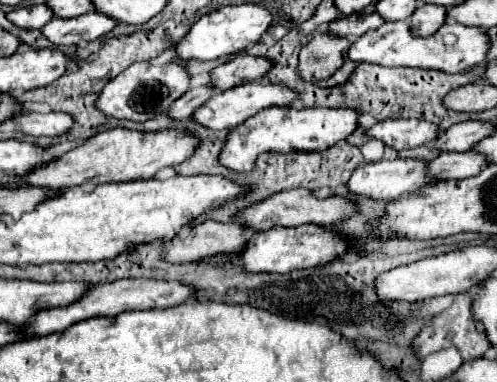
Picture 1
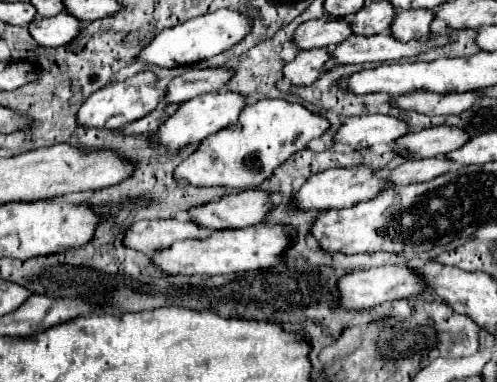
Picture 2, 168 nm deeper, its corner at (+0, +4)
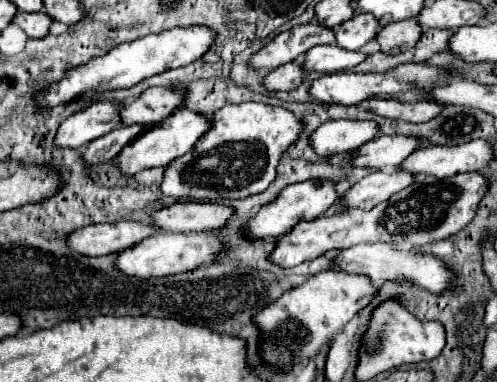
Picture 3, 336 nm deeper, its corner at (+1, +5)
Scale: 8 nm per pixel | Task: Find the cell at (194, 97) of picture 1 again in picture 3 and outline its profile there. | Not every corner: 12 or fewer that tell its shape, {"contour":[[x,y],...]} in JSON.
{"contour":[[147,124],[119,126],[89,142],[83,150],[87,164],[115,158]]}

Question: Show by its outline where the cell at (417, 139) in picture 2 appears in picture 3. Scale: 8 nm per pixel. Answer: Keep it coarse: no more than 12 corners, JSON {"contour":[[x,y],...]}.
{"contour":[[379,136],[361,146],[355,166],[399,168],[421,148],[417,136]]}

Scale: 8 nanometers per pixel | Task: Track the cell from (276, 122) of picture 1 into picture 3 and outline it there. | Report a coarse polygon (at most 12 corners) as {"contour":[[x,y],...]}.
{"contour":[[261,102],[223,106],[173,160],[179,200],[263,192],[303,122]]}

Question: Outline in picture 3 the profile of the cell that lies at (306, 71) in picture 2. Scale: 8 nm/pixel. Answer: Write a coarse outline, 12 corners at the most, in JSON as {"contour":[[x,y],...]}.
{"contour":[[299,60],[271,70],[269,90],[295,90],[303,82]]}

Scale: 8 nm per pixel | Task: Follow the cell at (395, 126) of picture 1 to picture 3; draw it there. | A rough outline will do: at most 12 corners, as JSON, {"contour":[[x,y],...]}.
{"contour":[[329,120],[311,134],[321,158],[375,140],[373,120]]}

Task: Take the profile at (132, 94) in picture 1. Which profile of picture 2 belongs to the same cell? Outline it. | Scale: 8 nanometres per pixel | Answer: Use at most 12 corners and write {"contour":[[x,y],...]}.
{"contour":[[150,71],[106,85],[78,109],[80,127],[120,129],[164,99]]}

